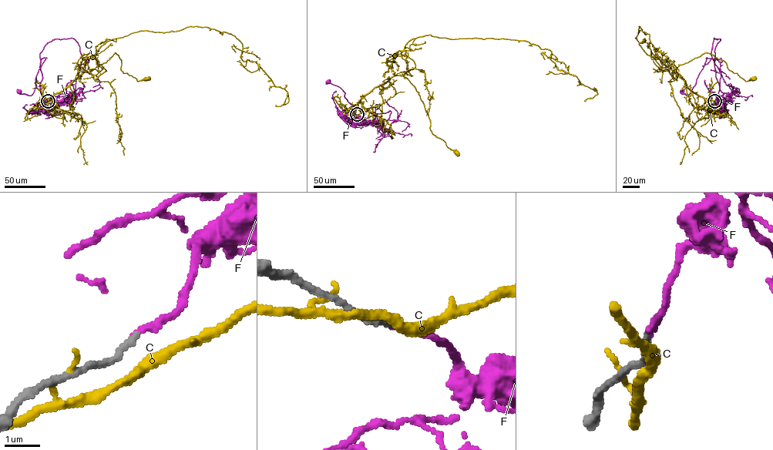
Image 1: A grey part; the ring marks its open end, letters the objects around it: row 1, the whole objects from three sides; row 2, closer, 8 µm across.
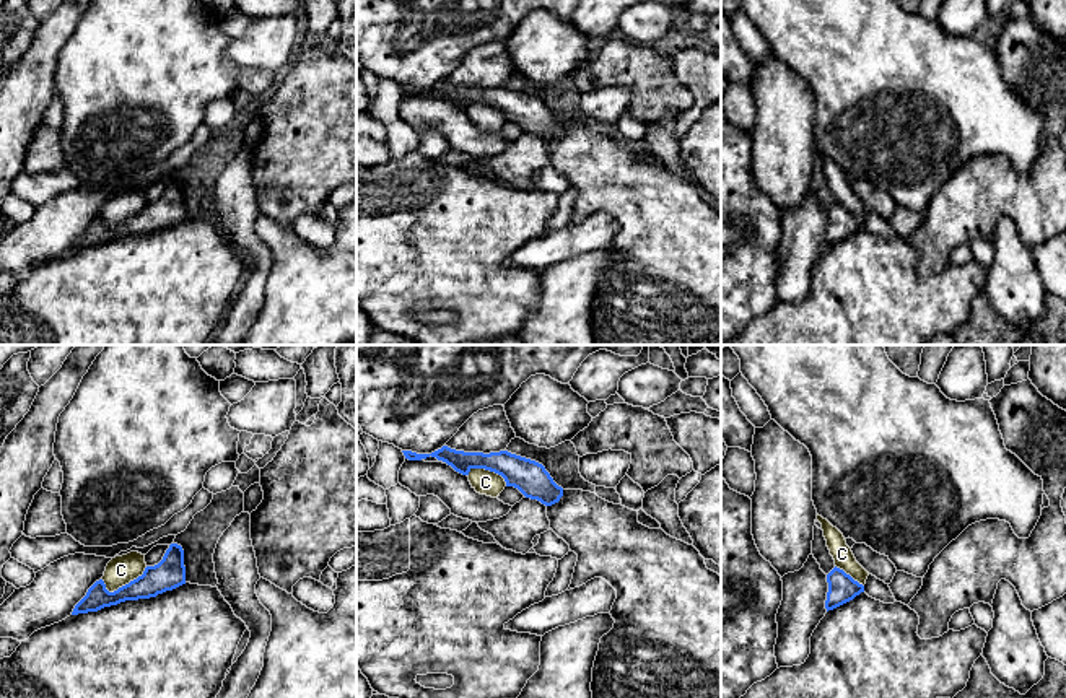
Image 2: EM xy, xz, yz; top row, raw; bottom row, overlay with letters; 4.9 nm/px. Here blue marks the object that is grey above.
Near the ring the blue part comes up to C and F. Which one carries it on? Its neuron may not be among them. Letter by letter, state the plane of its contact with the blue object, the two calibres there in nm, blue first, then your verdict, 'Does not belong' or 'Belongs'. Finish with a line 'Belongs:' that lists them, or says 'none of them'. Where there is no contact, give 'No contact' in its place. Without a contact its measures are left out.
C: Touches blue in xy. Thickness 160 nm (blue) against 140 nm. Does not belong
F: No contact. Belongs
Belongs: F

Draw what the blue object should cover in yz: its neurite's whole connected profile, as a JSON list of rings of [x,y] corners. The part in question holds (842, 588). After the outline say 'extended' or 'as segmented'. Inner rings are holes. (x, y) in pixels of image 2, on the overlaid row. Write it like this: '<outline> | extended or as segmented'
[[[833,568],[827,574],[828,582],[828,592],[825,600],[825,609],[833,610],[850,600],[853,600],[856,595],[864,592],[864,586],[854,581],[850,574],[846,574],[840,568]]] | as segmented

